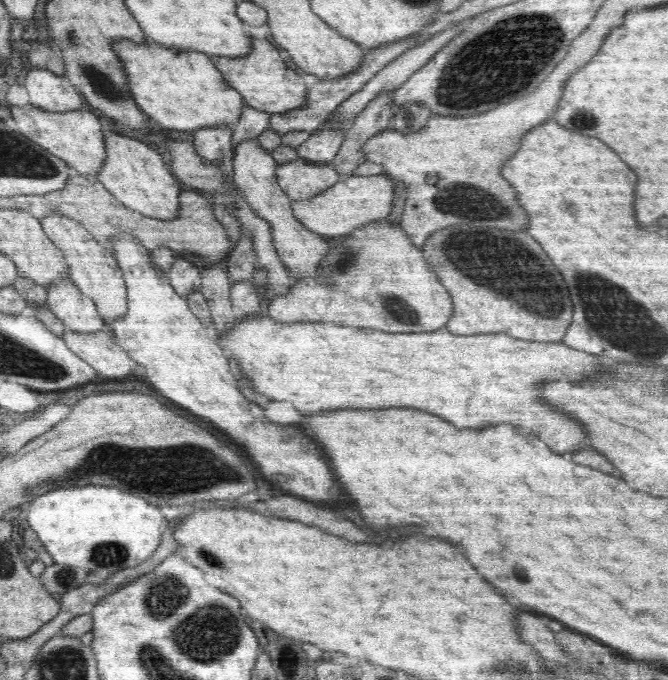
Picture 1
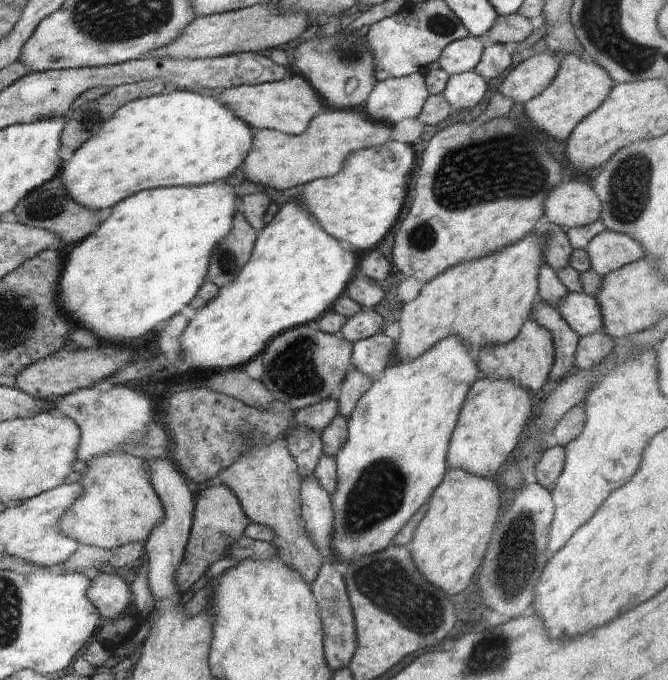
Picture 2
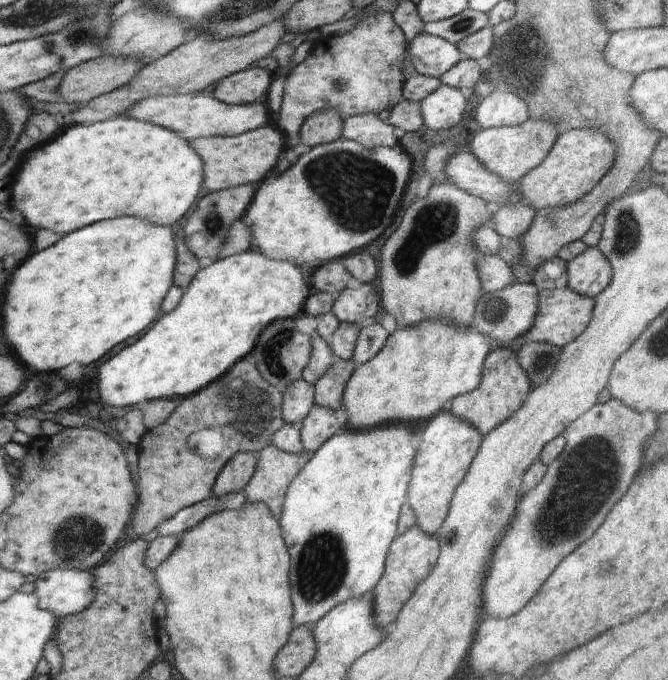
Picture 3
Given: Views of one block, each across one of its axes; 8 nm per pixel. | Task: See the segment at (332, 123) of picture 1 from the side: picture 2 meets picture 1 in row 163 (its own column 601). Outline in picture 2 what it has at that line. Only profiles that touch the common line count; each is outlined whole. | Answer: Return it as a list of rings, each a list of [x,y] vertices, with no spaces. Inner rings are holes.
[[[568,292],[558,306],[560,316],[579,338],[602,329],[602,312],[595,297],[583,292]]]

